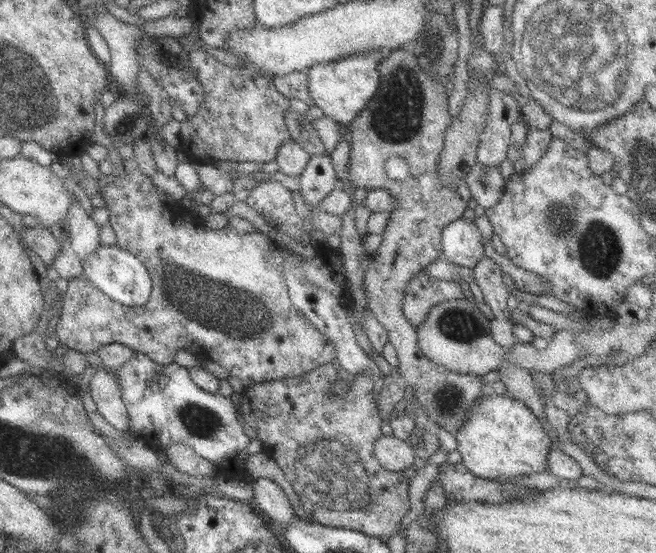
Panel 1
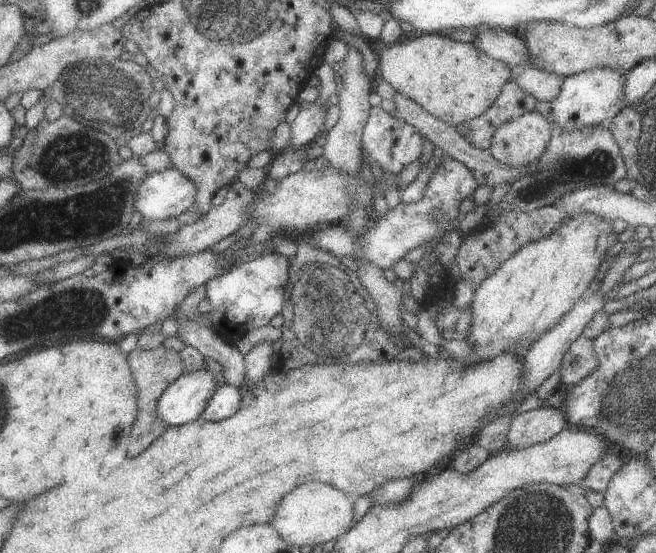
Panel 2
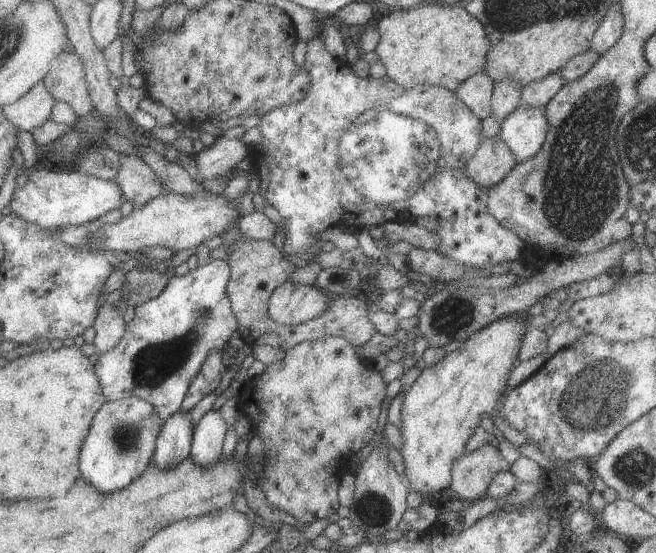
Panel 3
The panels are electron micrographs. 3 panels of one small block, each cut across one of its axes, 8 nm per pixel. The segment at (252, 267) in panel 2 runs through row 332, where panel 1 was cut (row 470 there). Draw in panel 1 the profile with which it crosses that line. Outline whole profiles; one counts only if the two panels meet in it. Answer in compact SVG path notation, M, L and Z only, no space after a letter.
M140 352L118 368L116 376L128 410L129 430L138 438L143 438L157 451L171 444L185 444L202 458L216 463L218 475L237 479L249 477L245 464L250 456L247 448L251 440L237 420L239 410L230 397L198 388L186 368L176 363L156 364Z

